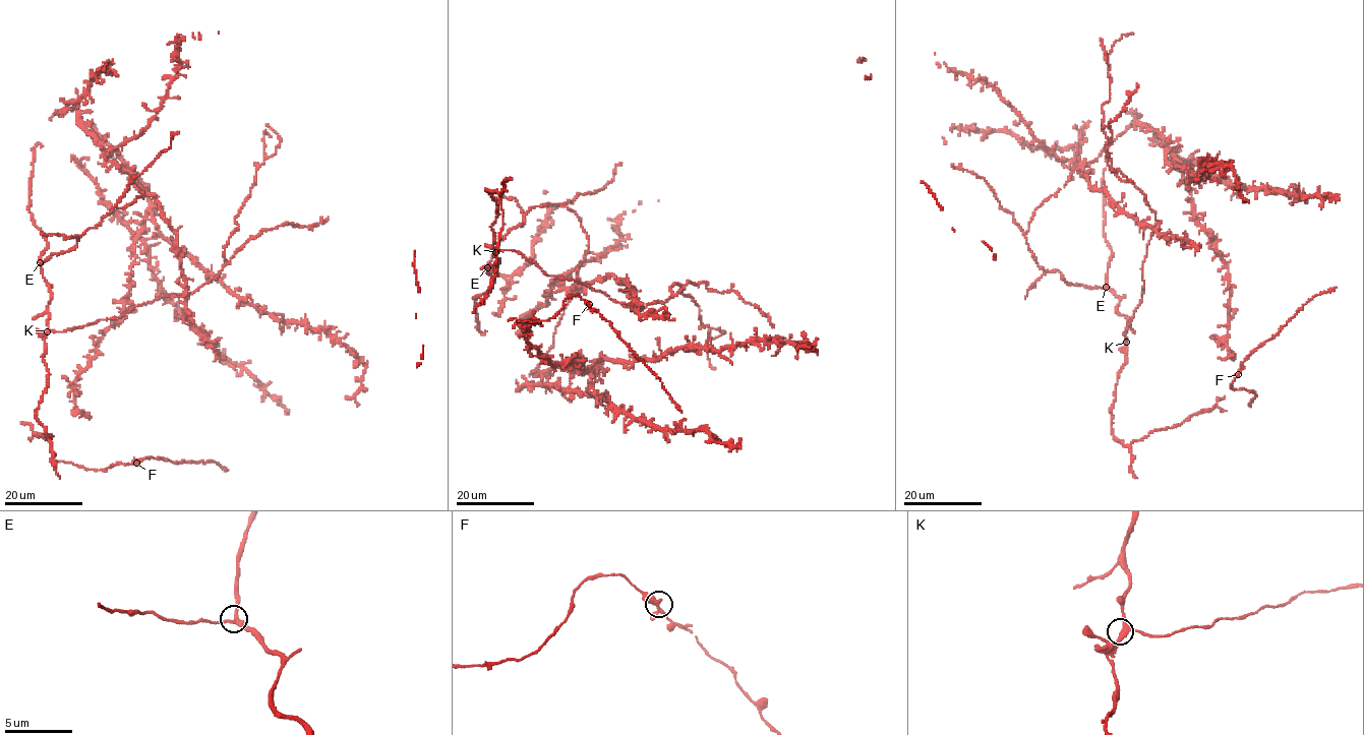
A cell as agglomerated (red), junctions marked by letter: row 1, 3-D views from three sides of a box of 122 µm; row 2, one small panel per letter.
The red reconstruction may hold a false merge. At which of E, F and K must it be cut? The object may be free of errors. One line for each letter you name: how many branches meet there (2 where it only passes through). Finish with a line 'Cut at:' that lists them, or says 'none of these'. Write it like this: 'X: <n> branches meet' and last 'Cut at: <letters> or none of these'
Cut at: none of these

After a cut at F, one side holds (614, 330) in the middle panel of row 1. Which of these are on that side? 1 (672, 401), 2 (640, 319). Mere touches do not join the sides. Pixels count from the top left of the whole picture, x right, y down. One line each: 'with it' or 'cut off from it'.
1: with it
2: cut off from it

